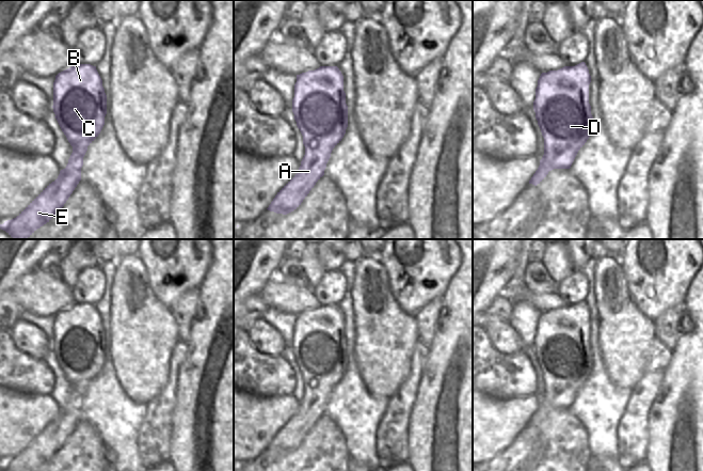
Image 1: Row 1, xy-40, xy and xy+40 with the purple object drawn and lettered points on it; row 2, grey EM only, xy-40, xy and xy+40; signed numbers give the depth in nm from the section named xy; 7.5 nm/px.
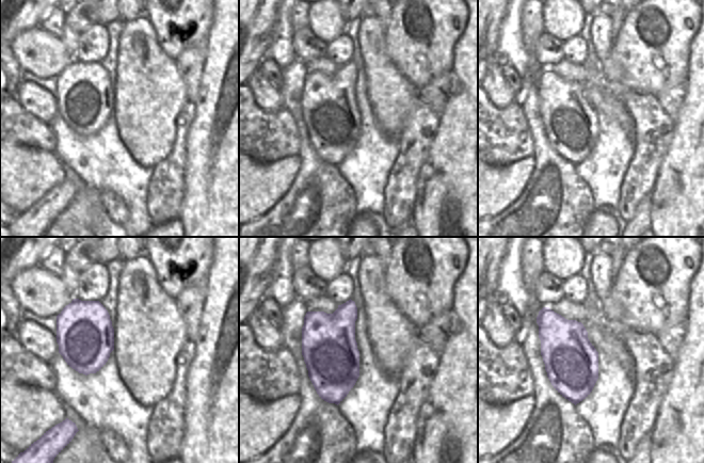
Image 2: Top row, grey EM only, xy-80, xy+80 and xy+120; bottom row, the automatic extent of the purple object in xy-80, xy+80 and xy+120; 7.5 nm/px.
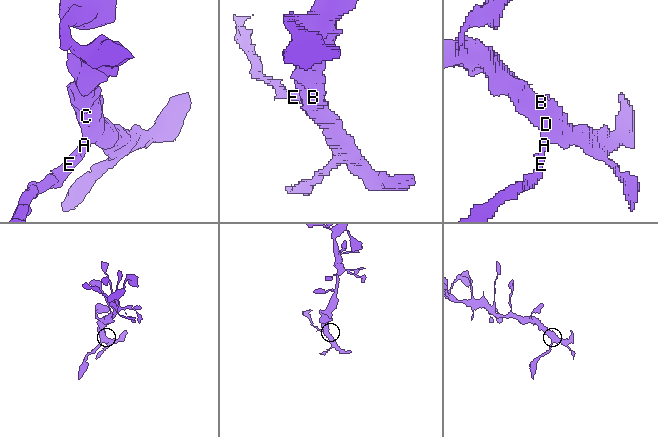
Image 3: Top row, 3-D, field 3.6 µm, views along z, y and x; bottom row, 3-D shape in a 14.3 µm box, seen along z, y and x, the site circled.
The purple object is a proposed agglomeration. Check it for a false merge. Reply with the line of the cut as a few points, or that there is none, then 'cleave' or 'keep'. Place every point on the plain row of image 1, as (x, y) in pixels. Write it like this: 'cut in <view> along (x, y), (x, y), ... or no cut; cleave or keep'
no cut; keep

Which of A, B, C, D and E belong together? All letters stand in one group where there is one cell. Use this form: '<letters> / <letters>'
A B C D E

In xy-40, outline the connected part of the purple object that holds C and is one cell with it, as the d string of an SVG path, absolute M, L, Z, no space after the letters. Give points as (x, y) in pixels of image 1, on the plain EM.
M75 303L59 312L53 321L53 351L55 358L73 386L73 392L65 408L49 423L16 457L0 464L5 471L34 471L49 461L64 445L79 421L87 386L98 376L107 354L107 334L102 319L91 303Z

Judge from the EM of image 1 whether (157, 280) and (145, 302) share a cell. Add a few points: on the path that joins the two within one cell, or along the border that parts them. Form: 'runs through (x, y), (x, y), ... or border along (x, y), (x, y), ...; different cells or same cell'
border along (145, 266), (148, 284), (153, 293), (170, 308); different cells

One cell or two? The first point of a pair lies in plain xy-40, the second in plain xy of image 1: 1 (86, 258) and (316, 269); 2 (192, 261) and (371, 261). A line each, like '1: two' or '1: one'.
1: two
2: two

